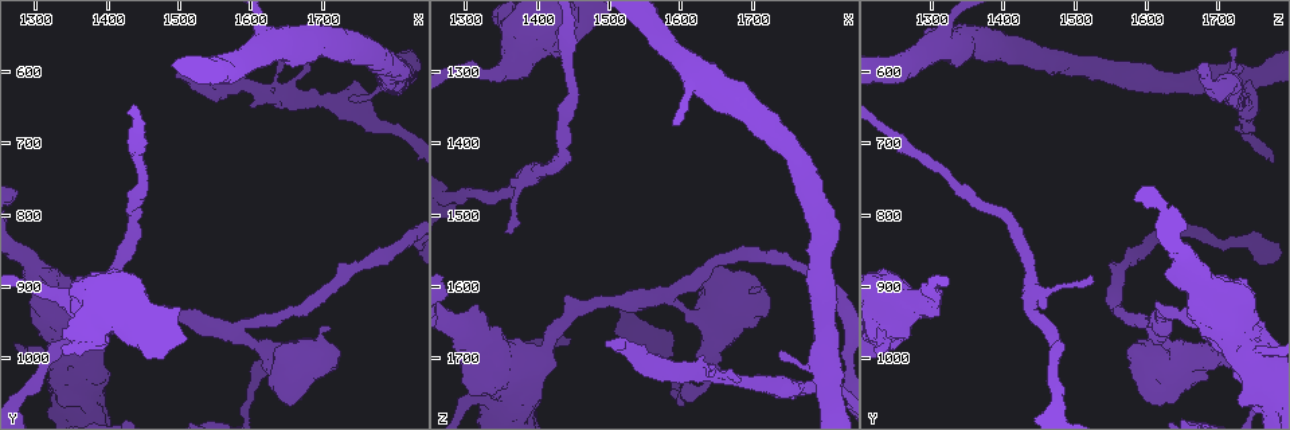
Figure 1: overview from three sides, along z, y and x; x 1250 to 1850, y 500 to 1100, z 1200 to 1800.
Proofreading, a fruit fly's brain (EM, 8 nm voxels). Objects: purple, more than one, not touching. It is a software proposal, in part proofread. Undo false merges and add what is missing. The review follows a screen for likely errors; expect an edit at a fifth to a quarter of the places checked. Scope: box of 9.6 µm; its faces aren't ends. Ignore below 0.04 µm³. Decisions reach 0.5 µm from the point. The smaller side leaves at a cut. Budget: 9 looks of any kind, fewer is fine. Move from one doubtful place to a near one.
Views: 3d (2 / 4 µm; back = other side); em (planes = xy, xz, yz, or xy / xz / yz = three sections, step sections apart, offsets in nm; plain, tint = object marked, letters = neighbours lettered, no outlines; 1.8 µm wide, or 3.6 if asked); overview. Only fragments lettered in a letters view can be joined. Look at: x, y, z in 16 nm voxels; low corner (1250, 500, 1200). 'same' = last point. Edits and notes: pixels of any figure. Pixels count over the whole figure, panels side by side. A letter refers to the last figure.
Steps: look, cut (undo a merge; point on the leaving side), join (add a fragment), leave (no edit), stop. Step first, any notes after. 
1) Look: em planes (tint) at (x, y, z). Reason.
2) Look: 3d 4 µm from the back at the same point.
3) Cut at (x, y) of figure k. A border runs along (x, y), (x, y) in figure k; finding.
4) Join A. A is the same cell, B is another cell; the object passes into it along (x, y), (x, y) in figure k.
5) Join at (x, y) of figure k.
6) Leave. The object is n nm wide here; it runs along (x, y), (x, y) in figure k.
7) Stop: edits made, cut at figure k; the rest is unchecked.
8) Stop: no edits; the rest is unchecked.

Look: 3d 4 µm at (1380, 925, 1265). Sudden change in width.

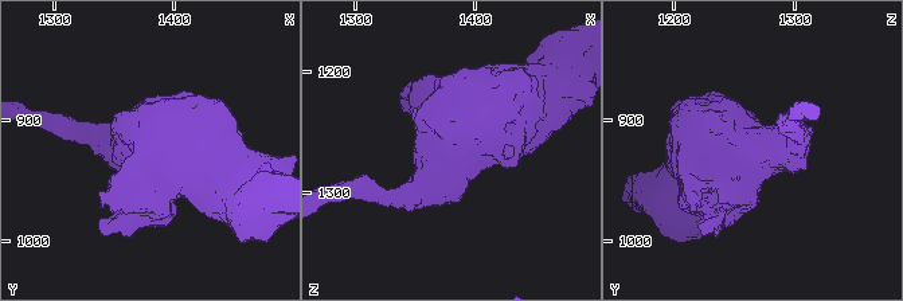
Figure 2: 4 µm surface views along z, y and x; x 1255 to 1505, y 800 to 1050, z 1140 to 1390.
Look: em yz step 8 (tint) at (1378, 926, 1266).

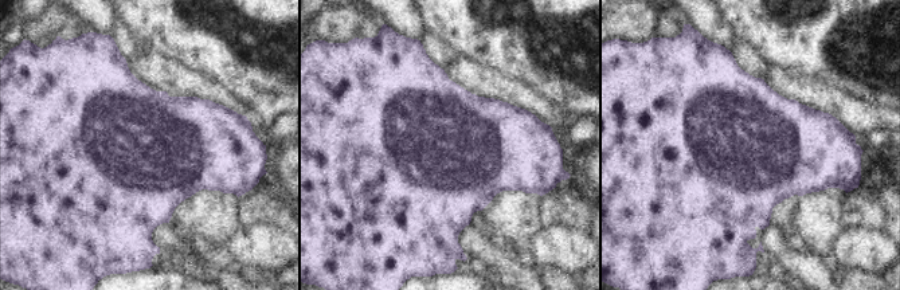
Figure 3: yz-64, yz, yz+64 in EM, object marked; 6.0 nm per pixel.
Look: em planes (letters) at the same point.

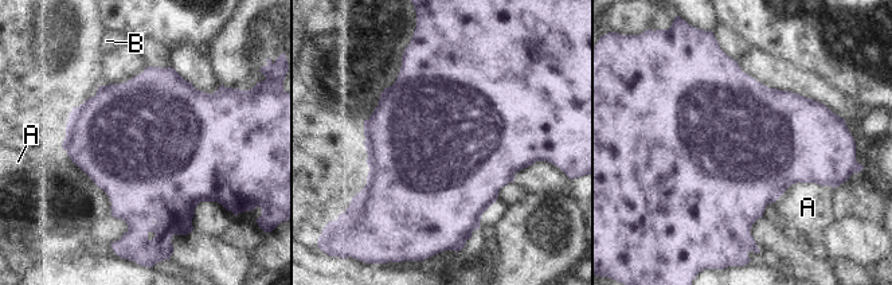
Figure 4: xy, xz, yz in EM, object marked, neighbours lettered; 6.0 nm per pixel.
Leave. A and B are other cells; a border runs along (825, 184), (793, 183), (774, 203) in figure 4; all the same cell.

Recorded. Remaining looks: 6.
Look: em planes (letters) at (1495, 605, 1675). An open end.

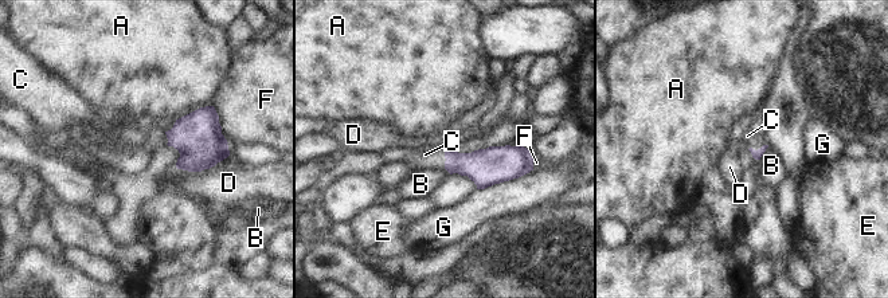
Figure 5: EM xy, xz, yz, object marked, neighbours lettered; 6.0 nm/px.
Join at (754, 141) of figure 5. C is the same cell, A, B, D, E, F and G are other cells; the object passes into it along (757, 155), (758, 149), (754, 141) in figure 5; it goes on there.

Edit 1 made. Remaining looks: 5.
Look: 3d 2 µm at (1680, 595, 1735). Thick end.

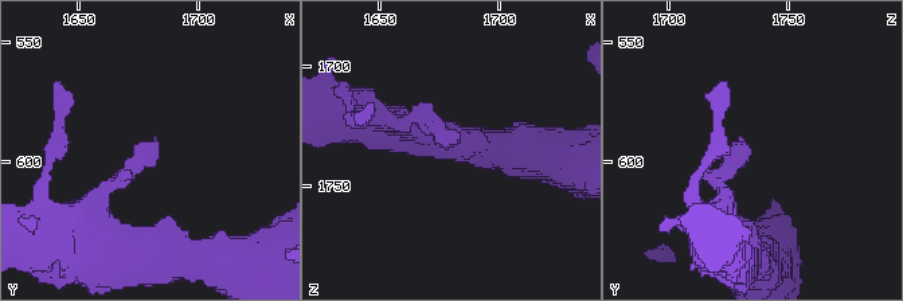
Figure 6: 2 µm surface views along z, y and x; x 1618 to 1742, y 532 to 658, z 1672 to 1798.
Look: em planes (letters) at (1684, 591, 1733).

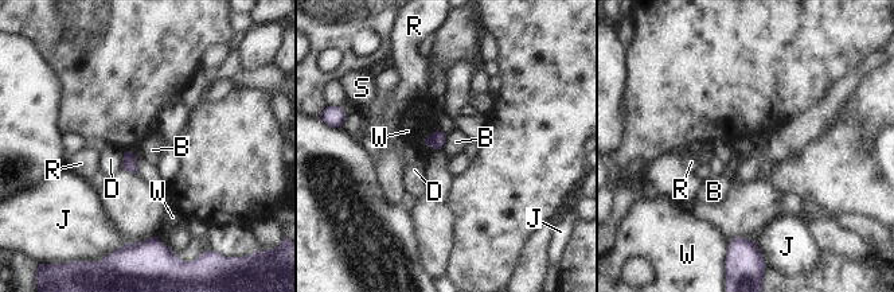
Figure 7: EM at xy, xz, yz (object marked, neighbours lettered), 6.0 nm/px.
Leave. B, D, J, R, S and W are other cells; a border runs along (446, 135), (440, 148) in figure 7; no lettered fragment goes on from it.

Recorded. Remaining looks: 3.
Stop: edits made, join at figure 5; the rest is unchecked.

